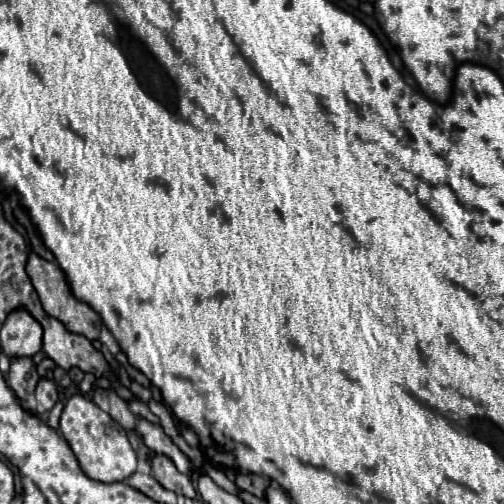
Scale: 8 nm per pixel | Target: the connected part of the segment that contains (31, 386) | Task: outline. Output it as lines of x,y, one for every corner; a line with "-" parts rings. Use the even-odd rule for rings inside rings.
31,358
11,360
11,370
9,370
7,382
19,400
27,400
27,396
31,396
35,392
37,380
39,380
37,368
33,366

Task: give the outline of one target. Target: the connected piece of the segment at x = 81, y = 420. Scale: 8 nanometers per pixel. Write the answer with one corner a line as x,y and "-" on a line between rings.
75,394
67,400
61,414
61,432
75,452
83,472
99,482
123,482
137,470
137,454
129,444
127,432
87,396

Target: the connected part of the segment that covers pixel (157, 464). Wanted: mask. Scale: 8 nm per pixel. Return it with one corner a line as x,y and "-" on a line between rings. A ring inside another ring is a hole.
157,454
151,462
151,468
153,468
153,476
155,480
163,486
163,488
169,488
171,492
177,492
177,494
183,494
185,498
195,498
197,492
189,480
187,474
181,474
175,464
163,456
163,454

